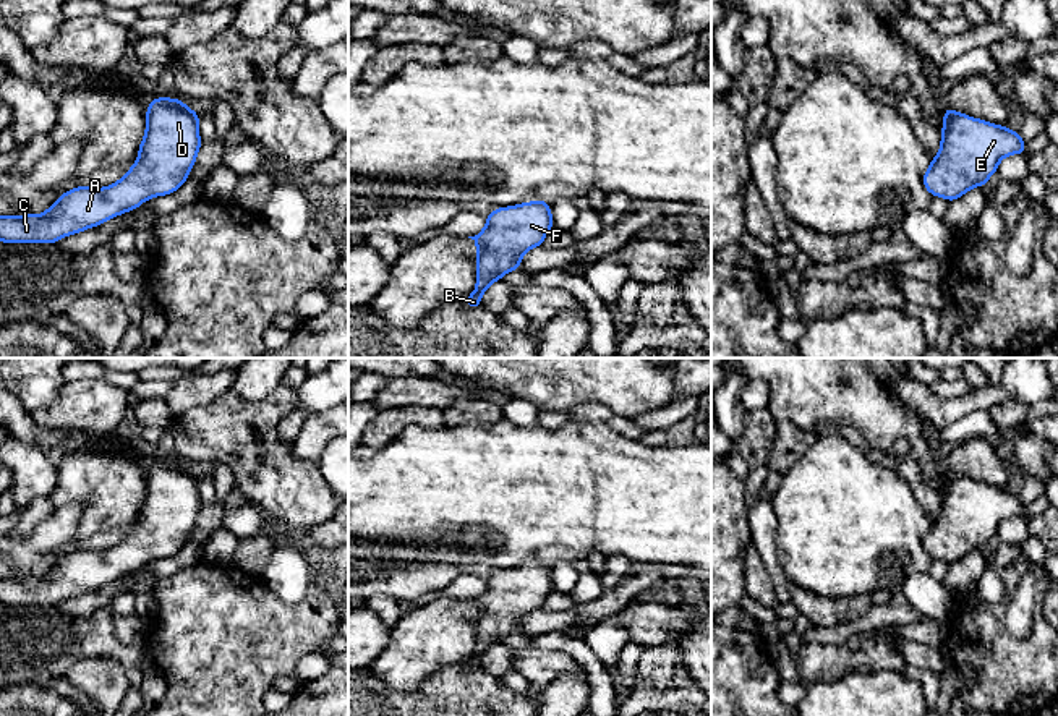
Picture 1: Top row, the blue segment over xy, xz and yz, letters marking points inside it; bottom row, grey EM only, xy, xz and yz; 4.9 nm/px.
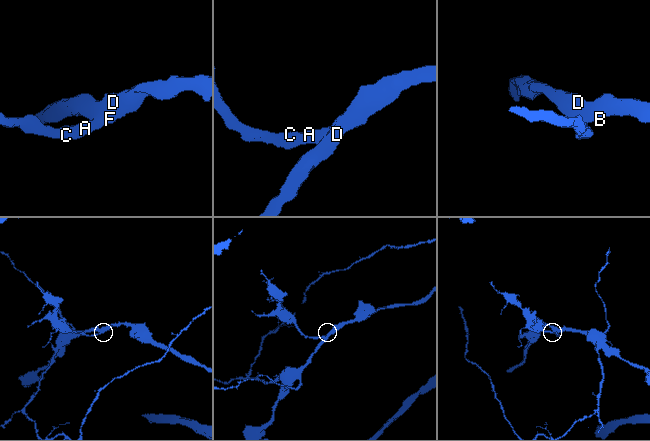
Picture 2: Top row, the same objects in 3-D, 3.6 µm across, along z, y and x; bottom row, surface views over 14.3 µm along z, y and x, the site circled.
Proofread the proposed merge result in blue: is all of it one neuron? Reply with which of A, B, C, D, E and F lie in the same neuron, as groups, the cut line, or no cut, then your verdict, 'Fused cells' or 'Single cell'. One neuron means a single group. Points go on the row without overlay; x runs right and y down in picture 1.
Groups: A B C D E F. No split. Single cell

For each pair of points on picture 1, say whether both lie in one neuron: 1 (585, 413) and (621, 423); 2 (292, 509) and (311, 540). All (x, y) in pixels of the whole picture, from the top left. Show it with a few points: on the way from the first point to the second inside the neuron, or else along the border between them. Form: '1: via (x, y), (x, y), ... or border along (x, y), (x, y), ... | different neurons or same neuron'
1: via (593, 413), (603, 413), (613, 420) | same neuron
2: border along (331, 517), (316, 524), (302, 536) | different neurons

